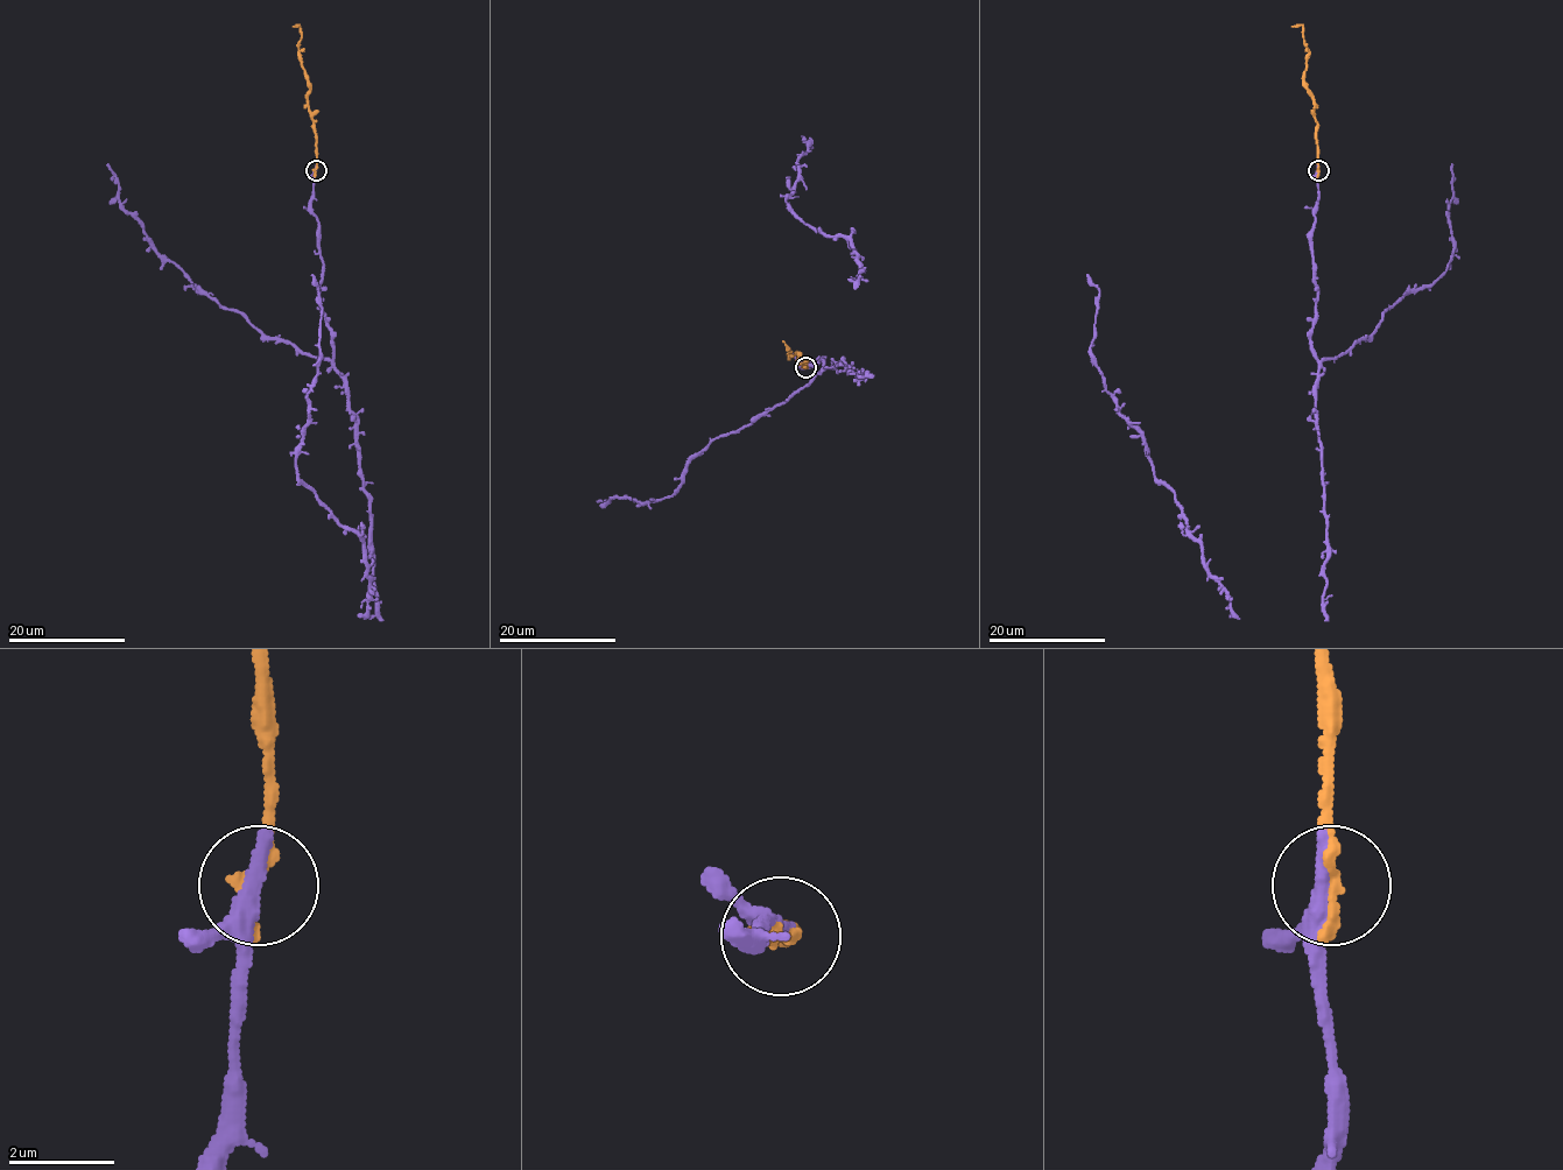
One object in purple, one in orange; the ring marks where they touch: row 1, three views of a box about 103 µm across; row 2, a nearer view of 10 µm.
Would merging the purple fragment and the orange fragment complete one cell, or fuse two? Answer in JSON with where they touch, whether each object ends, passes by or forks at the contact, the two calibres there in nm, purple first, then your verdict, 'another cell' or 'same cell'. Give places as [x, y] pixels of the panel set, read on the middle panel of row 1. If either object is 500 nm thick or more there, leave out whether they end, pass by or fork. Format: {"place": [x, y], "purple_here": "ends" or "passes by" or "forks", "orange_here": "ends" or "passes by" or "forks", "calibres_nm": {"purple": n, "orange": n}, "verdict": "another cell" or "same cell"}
{"place": [805, 367], "purple_here": "ends", "orange_here": "ends", "calibres_nm": {"purple": 460, "orange": 320}, "verdict": "same cell"}

